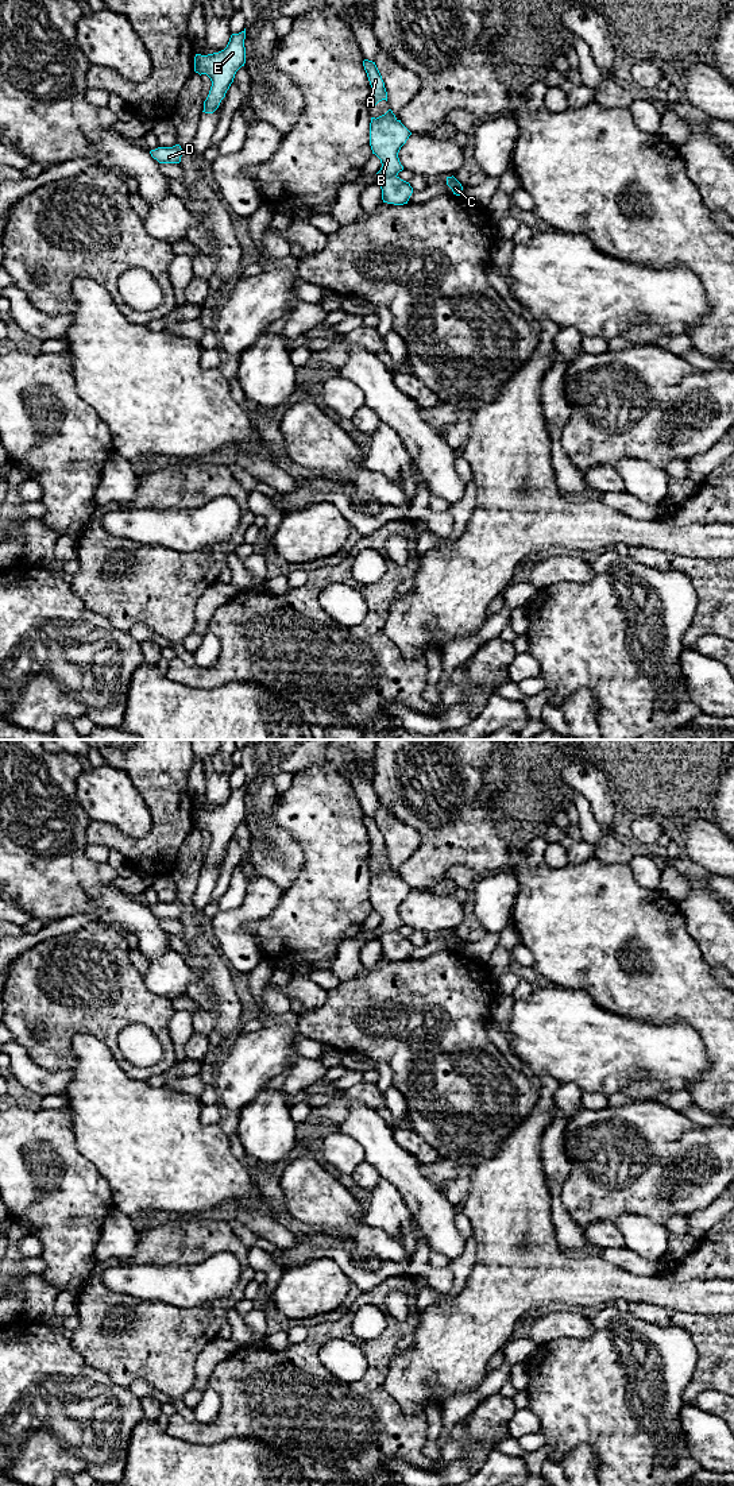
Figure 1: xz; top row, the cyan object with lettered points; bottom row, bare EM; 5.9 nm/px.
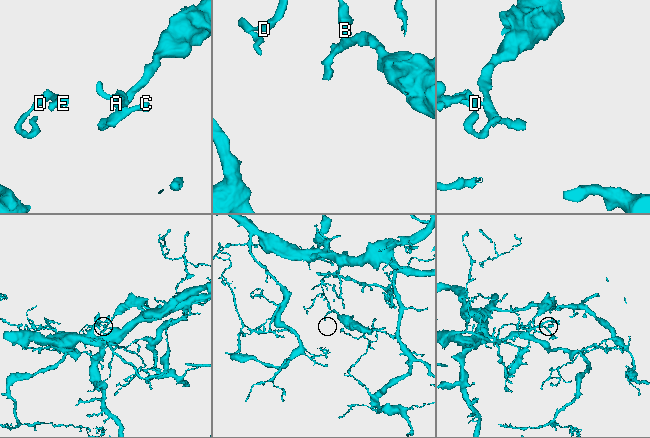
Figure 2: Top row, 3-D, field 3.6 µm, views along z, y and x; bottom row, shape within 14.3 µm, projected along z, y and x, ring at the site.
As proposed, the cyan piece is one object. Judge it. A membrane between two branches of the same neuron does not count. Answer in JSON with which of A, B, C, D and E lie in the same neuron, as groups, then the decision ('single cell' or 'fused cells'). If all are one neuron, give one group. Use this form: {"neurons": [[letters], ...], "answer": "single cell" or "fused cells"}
{"neurons": [["A", "B", "D", "E"], ["C"]], "answer": "fused cells"}

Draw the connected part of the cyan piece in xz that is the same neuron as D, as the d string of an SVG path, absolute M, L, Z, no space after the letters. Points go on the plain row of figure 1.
M179 900L173 903L158 903L150 907L151 912L159 919L179 919L182 912L182 904Z

